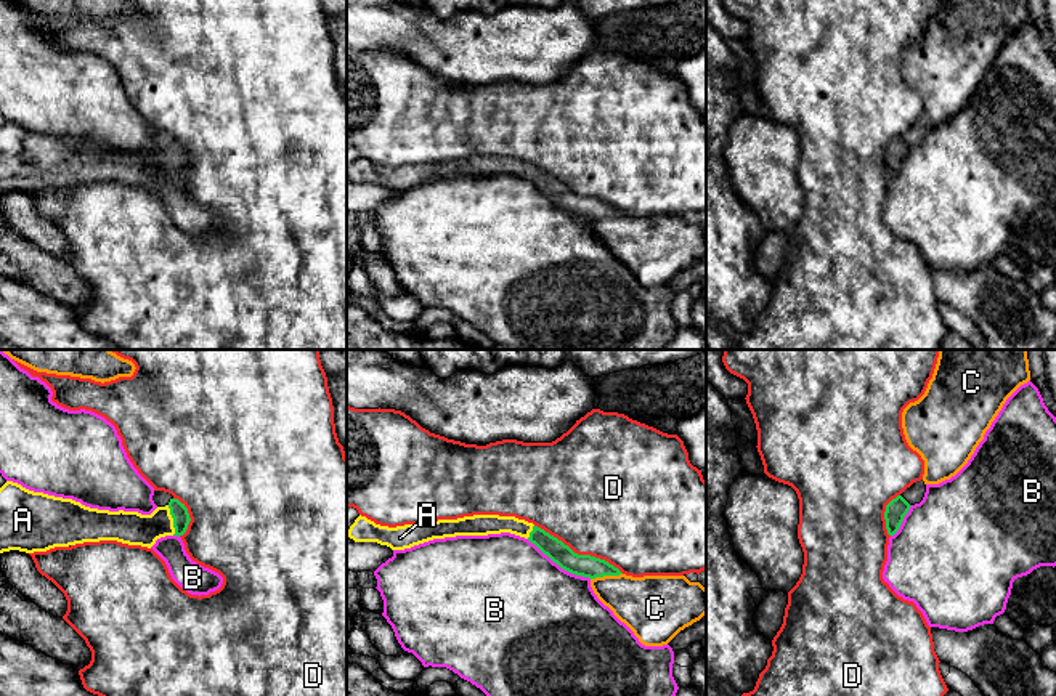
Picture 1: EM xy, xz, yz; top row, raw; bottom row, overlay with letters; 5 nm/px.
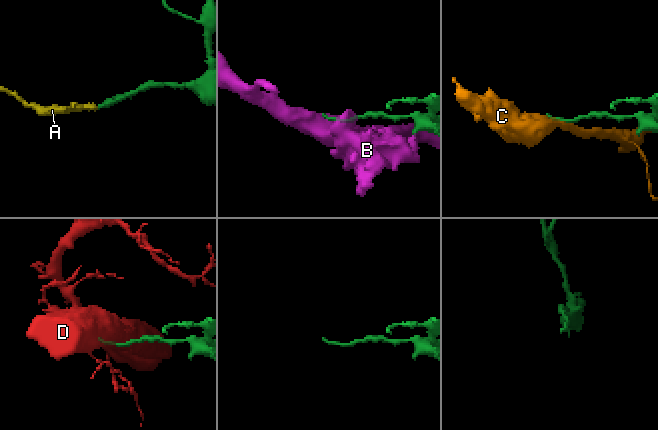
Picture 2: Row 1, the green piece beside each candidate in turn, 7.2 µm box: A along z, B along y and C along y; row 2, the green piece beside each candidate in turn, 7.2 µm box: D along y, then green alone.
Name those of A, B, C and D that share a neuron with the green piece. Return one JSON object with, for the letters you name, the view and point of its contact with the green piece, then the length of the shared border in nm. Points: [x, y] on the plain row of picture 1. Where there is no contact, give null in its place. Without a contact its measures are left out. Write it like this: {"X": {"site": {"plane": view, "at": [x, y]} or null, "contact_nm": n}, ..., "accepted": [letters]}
{"A": {"site": {"plane": "xy", "at": [174, 161]}, "contact_nm": 160}, "accepted": ["A"]}

